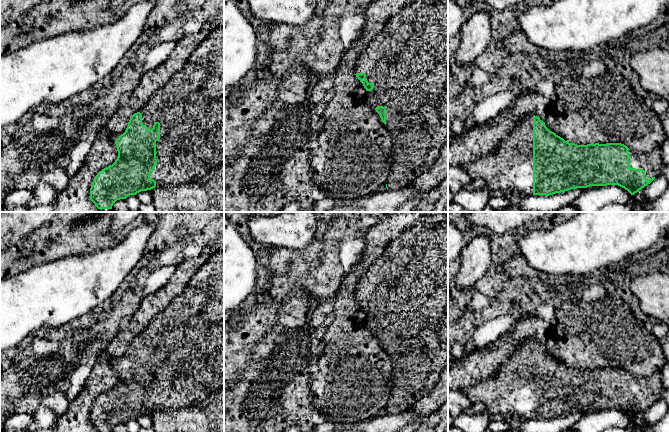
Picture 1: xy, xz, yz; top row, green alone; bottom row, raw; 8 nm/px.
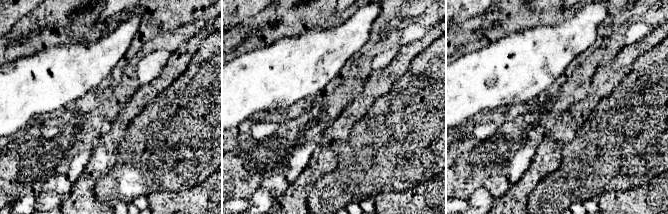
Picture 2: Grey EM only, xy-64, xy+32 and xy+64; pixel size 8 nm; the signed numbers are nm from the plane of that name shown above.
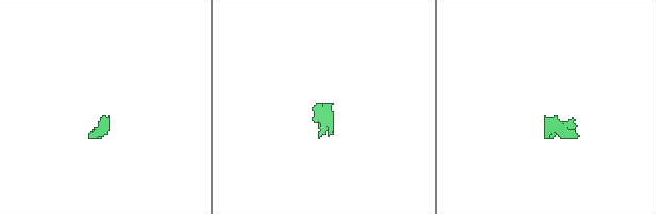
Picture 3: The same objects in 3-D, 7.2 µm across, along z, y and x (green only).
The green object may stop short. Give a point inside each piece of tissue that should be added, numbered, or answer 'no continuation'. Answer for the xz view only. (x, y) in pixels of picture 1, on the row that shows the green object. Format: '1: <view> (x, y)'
1: xz (407, 62)

